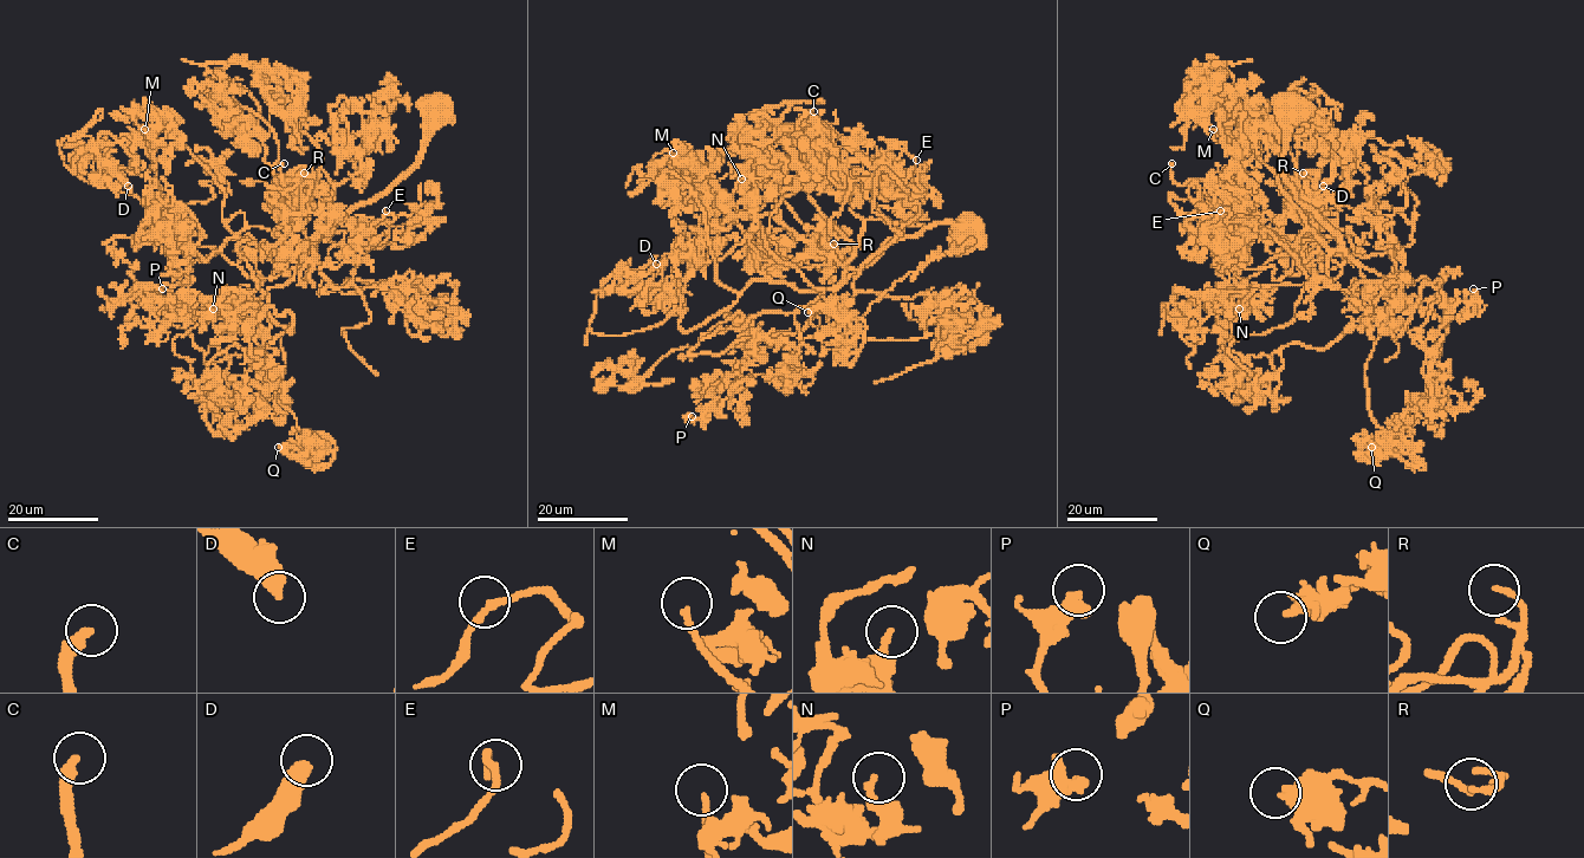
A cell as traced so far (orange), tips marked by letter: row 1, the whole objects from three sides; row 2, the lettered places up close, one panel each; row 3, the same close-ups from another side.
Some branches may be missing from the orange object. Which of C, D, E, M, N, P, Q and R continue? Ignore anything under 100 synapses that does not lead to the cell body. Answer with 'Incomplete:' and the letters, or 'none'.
Incomplete: none

